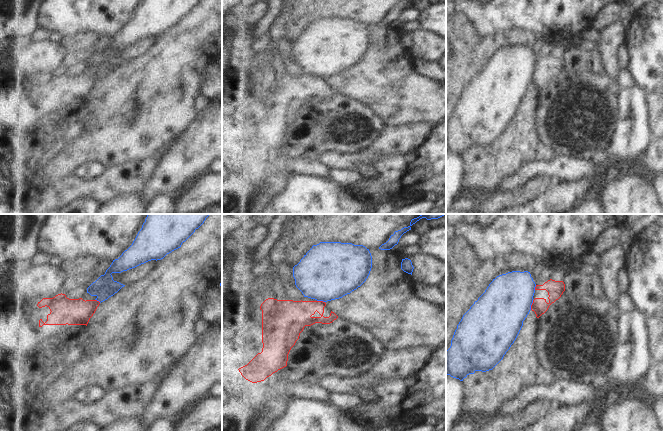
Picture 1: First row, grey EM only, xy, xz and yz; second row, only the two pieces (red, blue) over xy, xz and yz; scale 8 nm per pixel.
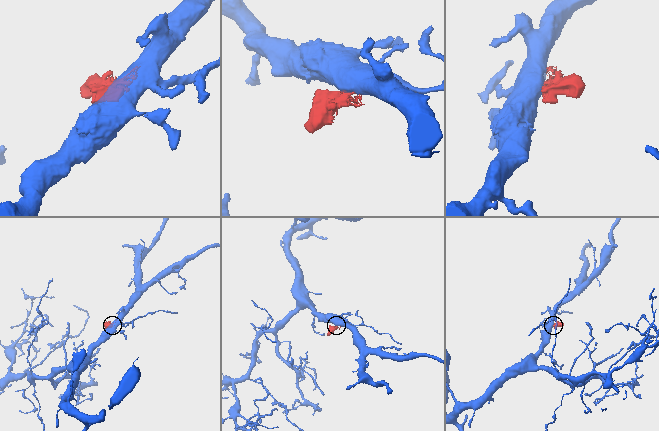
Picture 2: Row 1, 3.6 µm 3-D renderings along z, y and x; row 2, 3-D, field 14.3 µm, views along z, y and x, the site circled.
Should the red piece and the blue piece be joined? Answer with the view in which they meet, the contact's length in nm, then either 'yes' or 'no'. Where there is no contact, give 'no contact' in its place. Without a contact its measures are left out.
contact in yz; length 90 nm; no

